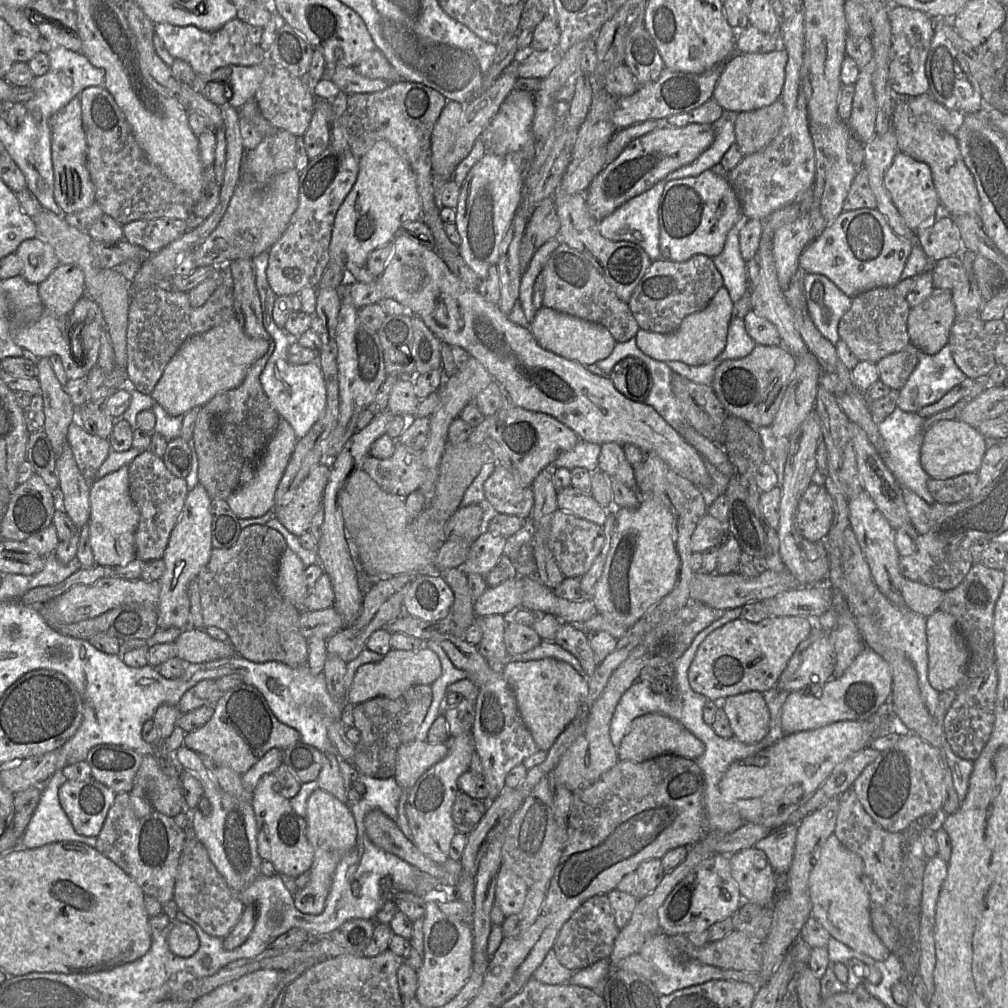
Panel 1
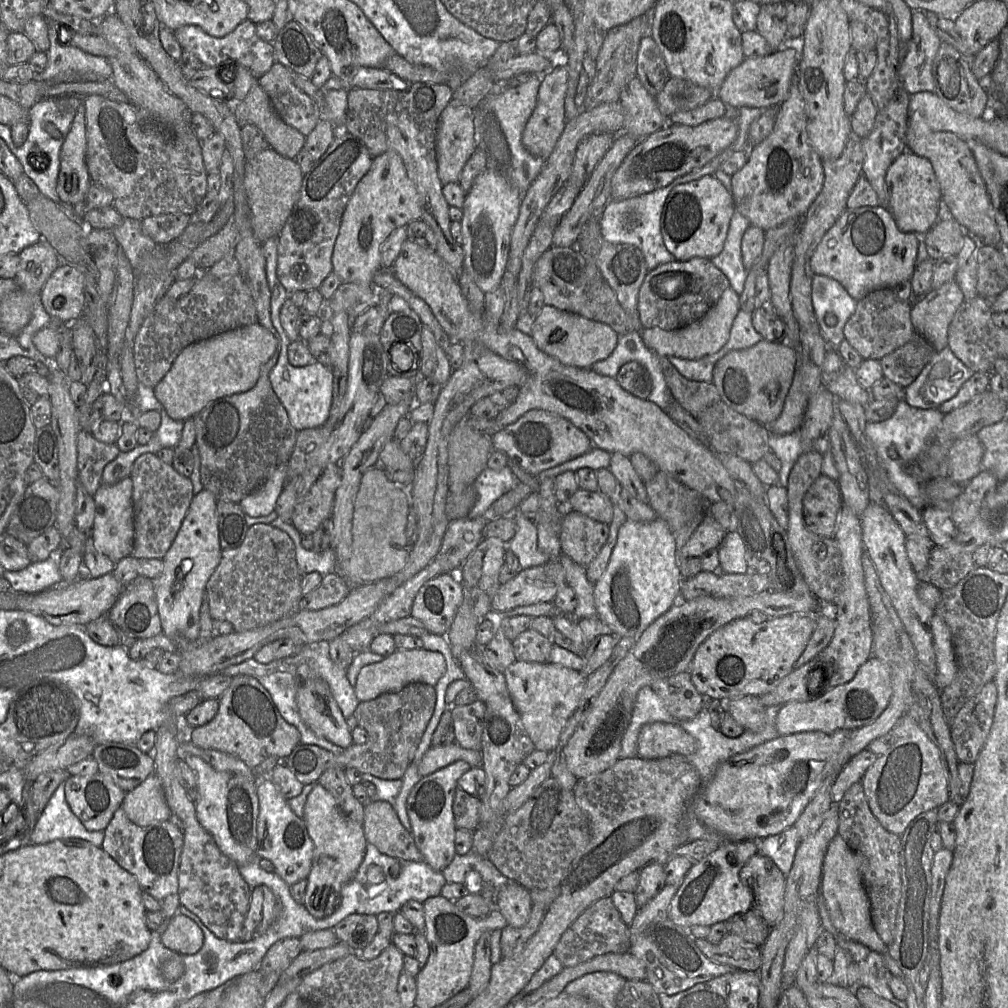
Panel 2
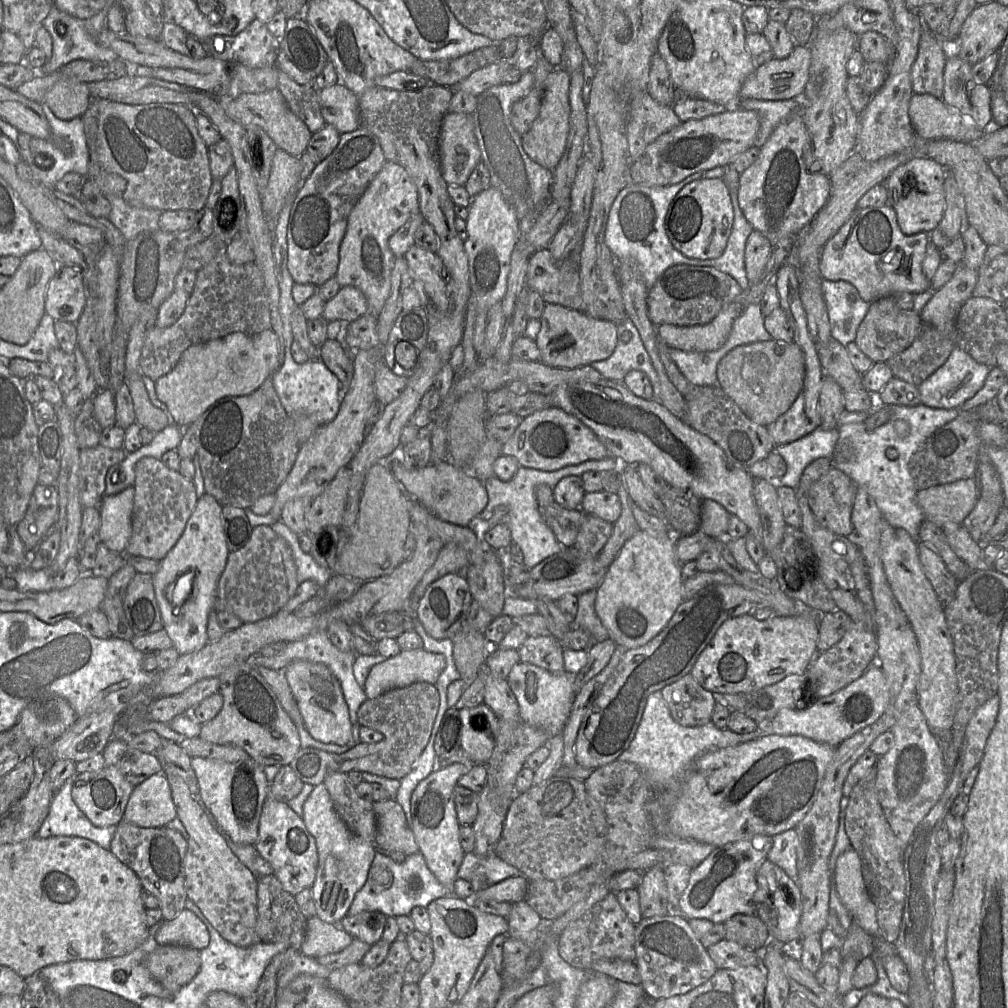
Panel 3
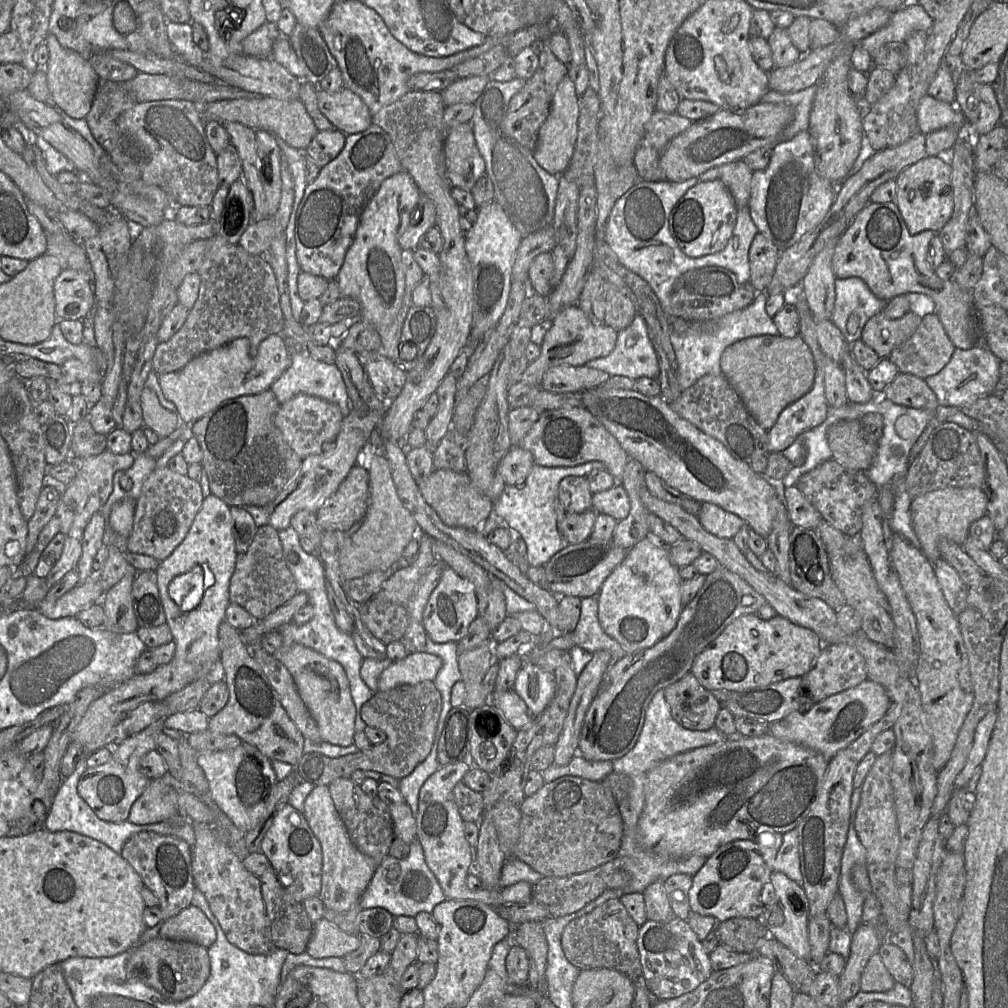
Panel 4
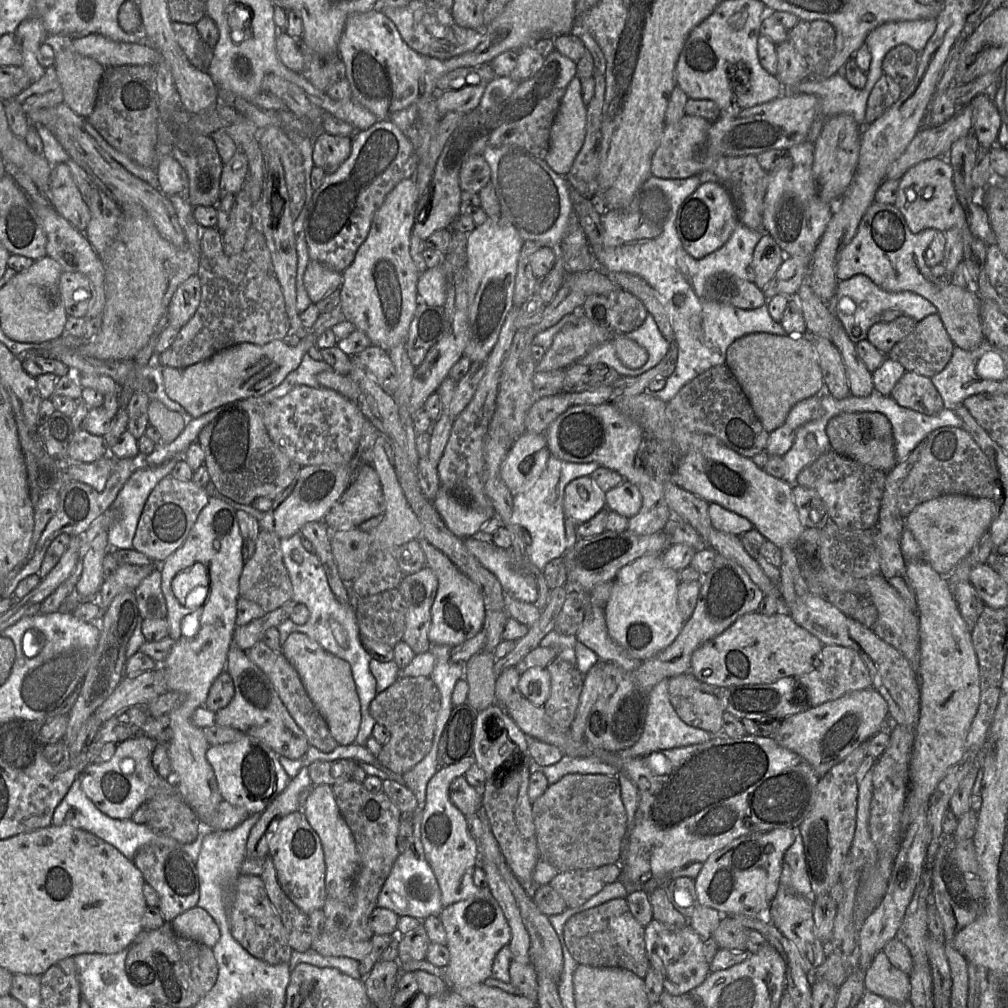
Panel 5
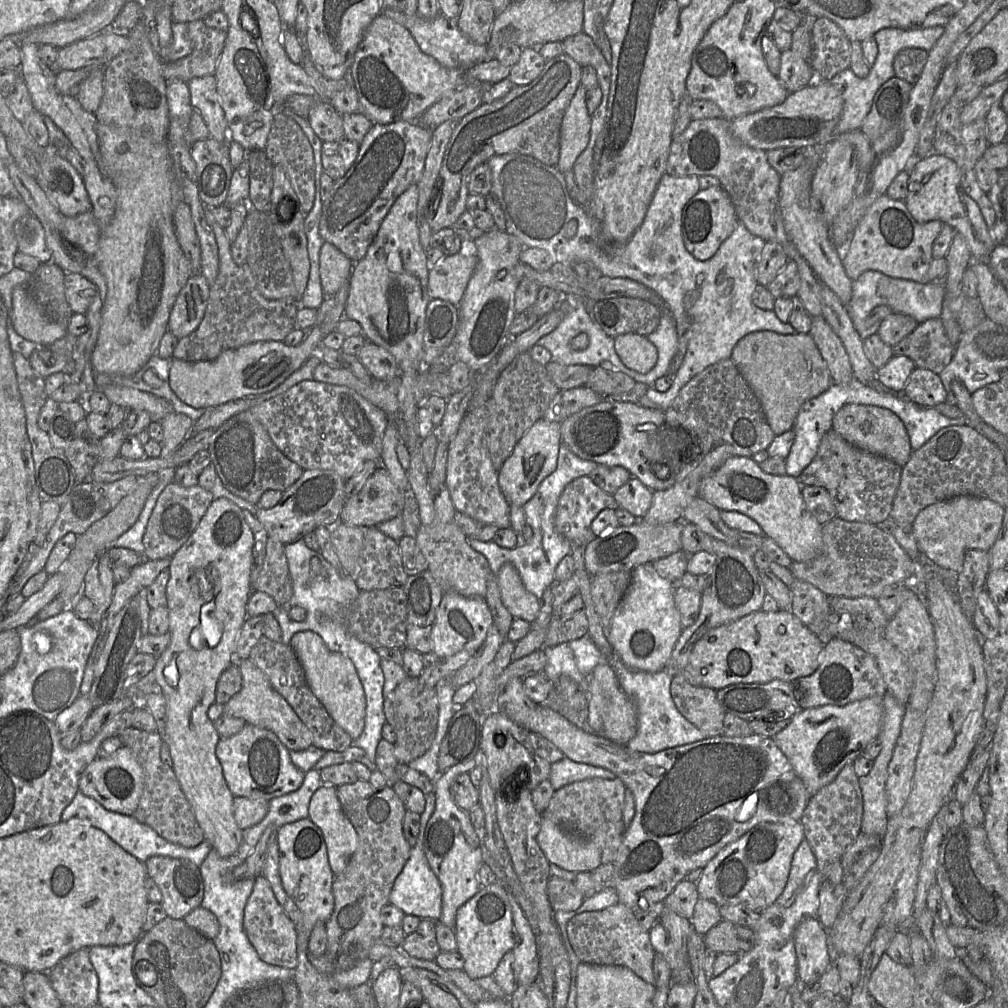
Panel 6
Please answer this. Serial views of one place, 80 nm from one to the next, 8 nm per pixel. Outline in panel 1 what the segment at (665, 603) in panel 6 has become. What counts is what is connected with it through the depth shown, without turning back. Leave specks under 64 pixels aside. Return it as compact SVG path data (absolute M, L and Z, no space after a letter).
M639 490L637 492L640 496L640 504L637 508L617 507L616 509L610 549L602 575L592 592L592 599L598 613L606 615L628 629L643 616L652 604L658 602L672 590L679 566L676 551L676 522L672 513L659 500L643 496Z

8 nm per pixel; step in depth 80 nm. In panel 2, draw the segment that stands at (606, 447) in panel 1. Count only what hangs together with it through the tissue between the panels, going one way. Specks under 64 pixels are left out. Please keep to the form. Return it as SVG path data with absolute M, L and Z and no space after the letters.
M618 452L612 453L608 469L613 473L619 484L632 496L649 504L645 484L634 469L628 456Z

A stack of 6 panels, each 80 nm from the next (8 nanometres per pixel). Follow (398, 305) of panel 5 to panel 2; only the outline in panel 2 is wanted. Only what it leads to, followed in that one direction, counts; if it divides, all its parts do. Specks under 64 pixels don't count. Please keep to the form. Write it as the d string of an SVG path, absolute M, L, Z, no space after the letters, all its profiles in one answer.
M392 151L375 156L370 169L356 185L343 212L332 254L333 272L342 282L372 285L374 274L381 268L381 245L393 231L420 218L419 196L413 181L408 176L401 157Z

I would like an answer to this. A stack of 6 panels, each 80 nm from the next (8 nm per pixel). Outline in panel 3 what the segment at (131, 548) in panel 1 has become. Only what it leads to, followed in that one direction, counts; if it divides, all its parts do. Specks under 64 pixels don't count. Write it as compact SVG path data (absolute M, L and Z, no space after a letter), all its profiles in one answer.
M134 487L105 496L99 504L100 527L97 536L109 550L125 554L132 534Z

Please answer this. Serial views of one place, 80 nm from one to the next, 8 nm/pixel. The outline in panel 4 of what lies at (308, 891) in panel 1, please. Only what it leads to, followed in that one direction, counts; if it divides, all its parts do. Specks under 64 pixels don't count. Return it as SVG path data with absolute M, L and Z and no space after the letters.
M315 786L304 801L303 816L322 849L322 879L319 898L326 909L348 911L368 887L376 869L374 860L362 854L351 842L346 827L335 809L328 786Z

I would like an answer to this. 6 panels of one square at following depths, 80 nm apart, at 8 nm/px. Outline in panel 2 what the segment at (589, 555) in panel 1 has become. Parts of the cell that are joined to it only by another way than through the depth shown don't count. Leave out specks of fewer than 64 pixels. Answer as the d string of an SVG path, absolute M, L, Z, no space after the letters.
M566 511L561 520L561 554L587 567L599 554L609 536L605 524L576 511Z

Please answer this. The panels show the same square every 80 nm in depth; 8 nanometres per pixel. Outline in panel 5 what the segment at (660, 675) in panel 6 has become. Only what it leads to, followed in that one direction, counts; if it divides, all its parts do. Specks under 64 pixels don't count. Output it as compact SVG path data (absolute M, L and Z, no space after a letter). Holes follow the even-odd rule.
M596 605L585 609L583 623L575 637L577 641L594 651L603 662L617 664L628 671L636 669L642 662L630 656L610 637L604 610ZM663 679L652 688L643 733L633 746L619 752L621 757L643 757L656 751L706 742L714 738L716 735L720 735L712 734L708 731L686 724L678 716L670 701L668 685L669 679Z

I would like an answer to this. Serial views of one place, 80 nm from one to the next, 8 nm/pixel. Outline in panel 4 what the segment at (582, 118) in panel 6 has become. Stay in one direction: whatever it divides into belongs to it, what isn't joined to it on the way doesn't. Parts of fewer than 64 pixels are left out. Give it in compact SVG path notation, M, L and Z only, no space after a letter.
M566 76L558 84L548 117L539 129L536 146L532 151L537 163L550 174L564 174L570 164L577 139L578 117L579 96L574 82Z

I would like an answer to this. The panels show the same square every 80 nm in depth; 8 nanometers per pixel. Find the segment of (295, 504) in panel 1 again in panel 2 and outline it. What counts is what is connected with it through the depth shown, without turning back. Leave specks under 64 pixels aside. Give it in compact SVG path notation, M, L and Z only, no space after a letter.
M339 464L328 465L321 472L318 479L311 486L309 492L296 505L291 524L302 534L313 534L318 527L331 518L335 492L341 482L341 468Z

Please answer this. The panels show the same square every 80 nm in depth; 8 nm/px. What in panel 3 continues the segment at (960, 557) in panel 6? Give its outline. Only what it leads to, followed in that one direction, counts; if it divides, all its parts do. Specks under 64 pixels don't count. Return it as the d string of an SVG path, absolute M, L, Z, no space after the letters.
M963 479L953 483L937 485L920 490L917 493L916 501L924 512L925 520L936 526L943 526L946 523L961 525L975 507L979 498L979 482L977 482L976 479Z

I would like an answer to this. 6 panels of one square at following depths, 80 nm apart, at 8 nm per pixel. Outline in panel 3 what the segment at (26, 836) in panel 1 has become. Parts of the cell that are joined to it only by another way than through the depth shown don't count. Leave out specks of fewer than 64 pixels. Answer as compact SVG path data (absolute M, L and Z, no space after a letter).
M75 774L71 775L55 792L49 812L39 827L36 836L78 836L90 839L104 849L110 850L116 825L97 827L78 808L71 796Z

